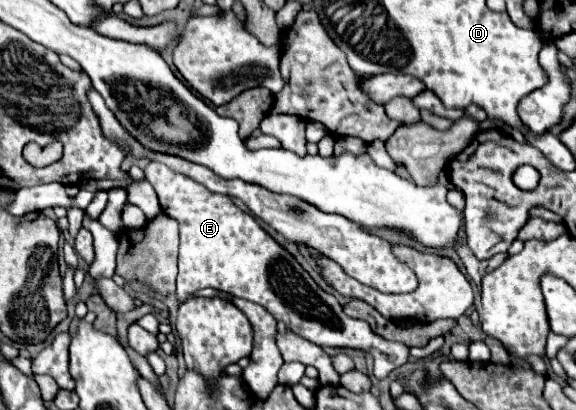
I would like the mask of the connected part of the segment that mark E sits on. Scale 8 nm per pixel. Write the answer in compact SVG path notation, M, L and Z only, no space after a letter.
M150 162L144 168L144 174L160 198L162 212L180 224L180 272L176 290L180 302L194 292L212 286L264 306L278 322L284 322L288 330L320 347L358 348L368 352L374 358L373 375L376 378L377 370L383 370L383 365L406 363L409 358L406 344L384 340L374 334L364 320L346 316L340 302L332 294L326 294L296 258L286 252L252 214L240 210L228 196L214 194L192 178L176 174L158 162Z

